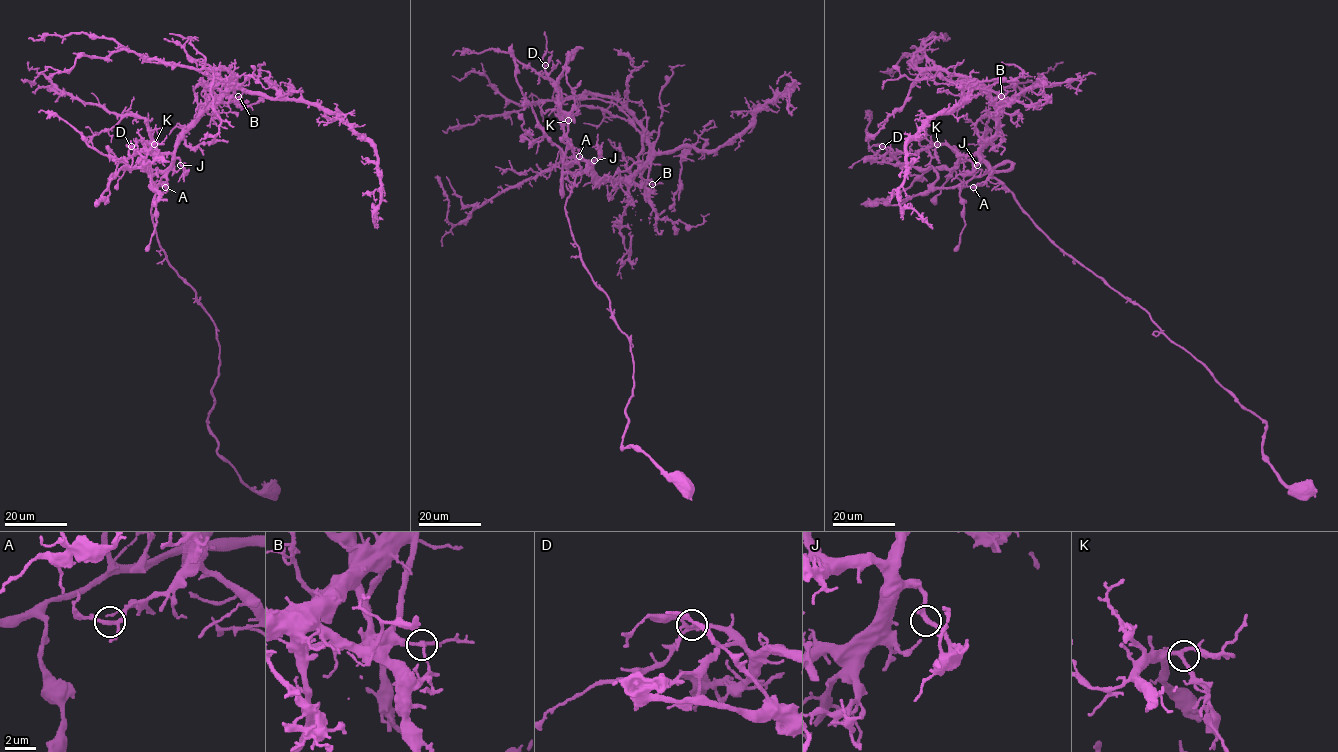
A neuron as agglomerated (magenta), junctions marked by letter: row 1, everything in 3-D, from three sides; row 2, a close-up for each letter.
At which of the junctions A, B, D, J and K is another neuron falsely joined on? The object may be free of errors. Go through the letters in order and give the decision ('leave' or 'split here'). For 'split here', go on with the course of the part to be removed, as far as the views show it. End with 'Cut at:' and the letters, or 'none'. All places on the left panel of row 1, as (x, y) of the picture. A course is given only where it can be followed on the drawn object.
A: leave
B: split here; course (238, 97), (224, 95), (219, 100), (226, 87), (246, 76), (264, 77), (276, 86)
D: leave
J: leave
K: leave
Cut at: B

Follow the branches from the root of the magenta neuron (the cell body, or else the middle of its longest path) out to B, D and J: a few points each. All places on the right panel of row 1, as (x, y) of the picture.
B: (1303, 489), (1263, 454), (1266, 424), (992, 175), (980, 149), (997, 133), (1001, 97)
D: (1303, 489), (1292, 491), (1263, 454), (1266, 424), (1144, 309), (1065, 254), (976, 153), (882, 146)
J: (1303, 489), (1292, 491), (1263, 454), (1262, 420), (1144, 309), (1065, 254), (981, 158), (977, 165)

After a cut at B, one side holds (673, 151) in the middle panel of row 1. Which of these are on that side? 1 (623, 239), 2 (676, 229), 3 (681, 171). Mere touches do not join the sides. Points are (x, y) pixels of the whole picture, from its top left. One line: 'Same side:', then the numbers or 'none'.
Same side: 1, 2

